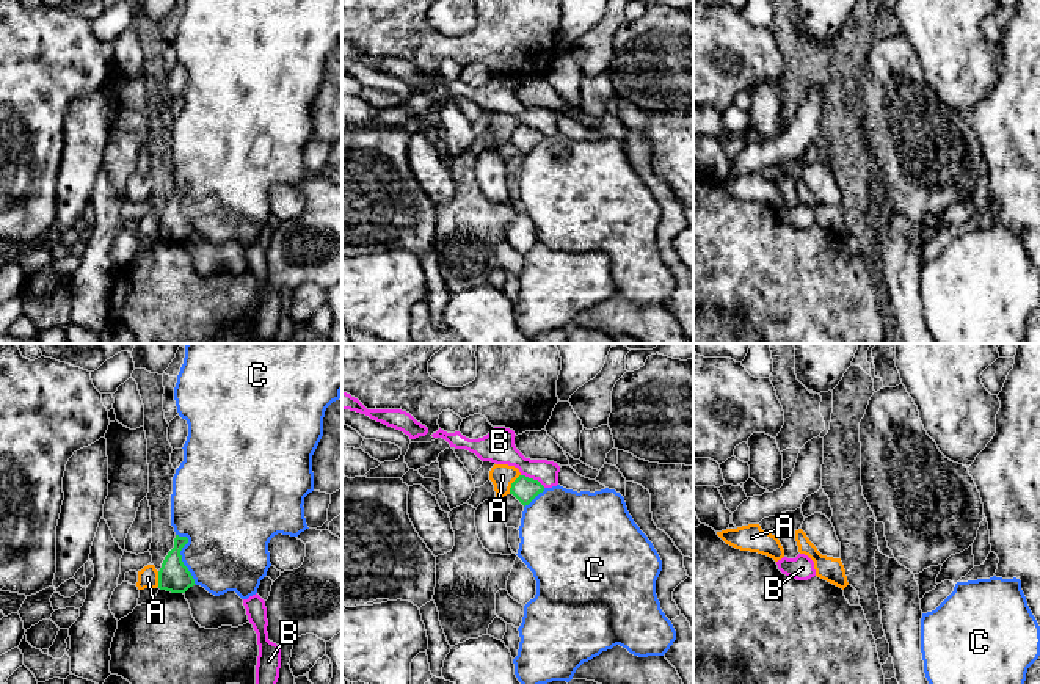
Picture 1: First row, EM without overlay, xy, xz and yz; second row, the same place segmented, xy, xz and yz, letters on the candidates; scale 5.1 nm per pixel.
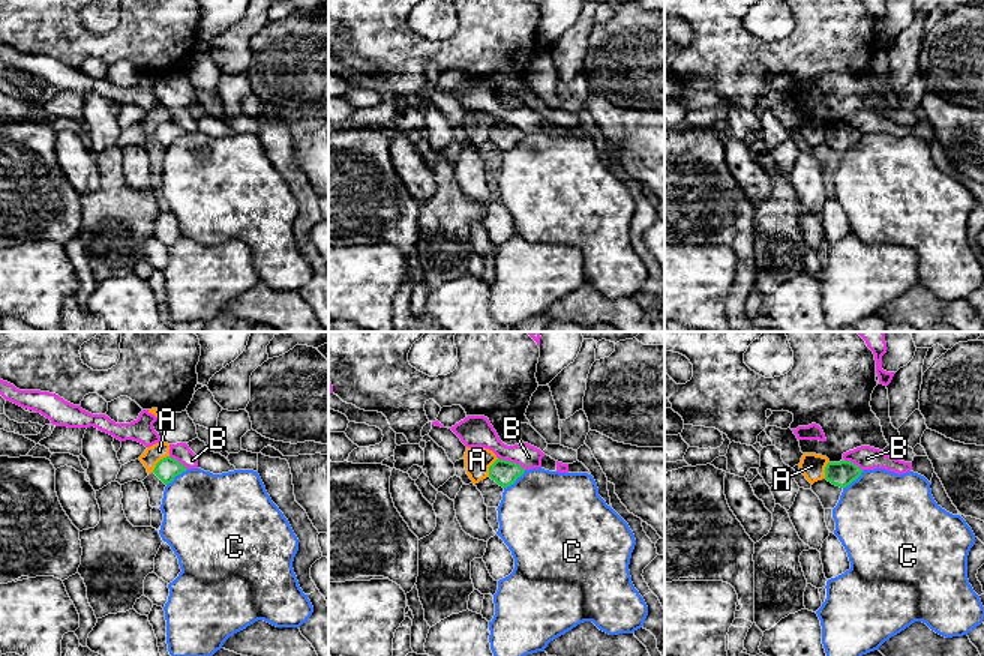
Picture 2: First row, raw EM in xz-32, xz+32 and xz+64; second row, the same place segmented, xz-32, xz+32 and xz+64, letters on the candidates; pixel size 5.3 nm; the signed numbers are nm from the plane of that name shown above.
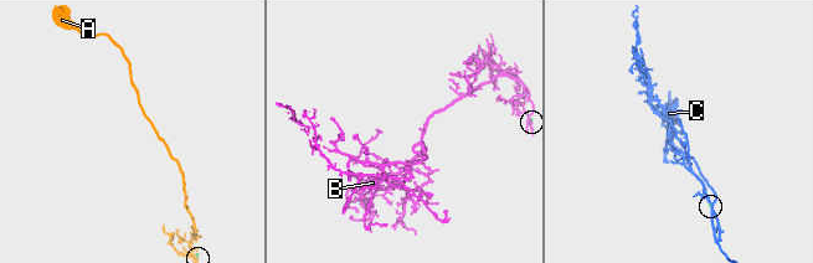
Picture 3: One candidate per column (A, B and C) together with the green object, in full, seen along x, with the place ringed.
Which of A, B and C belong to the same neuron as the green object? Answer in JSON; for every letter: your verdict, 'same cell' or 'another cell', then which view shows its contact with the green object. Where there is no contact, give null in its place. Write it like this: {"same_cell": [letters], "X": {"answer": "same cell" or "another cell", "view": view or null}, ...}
{"same_cell": [], "A": {"answer": "another cell", "view": "xz"}, "B": {"answer": "another cell", "view": "xz"}, "C": {"answer": "another cell", "view": "xy"}}

